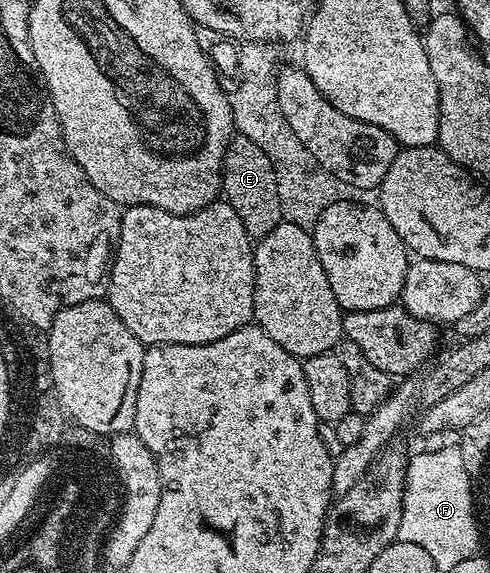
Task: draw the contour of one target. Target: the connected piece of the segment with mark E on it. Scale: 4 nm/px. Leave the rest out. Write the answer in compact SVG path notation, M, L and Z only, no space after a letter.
M239 133L230 139L222 161L221 197L232 208L236 208L236 216L240 216L240 224L244 224L244 232L248 232L251 240L268 236L268 232L272 232L272 228L283 221L273 162L255 141Z

